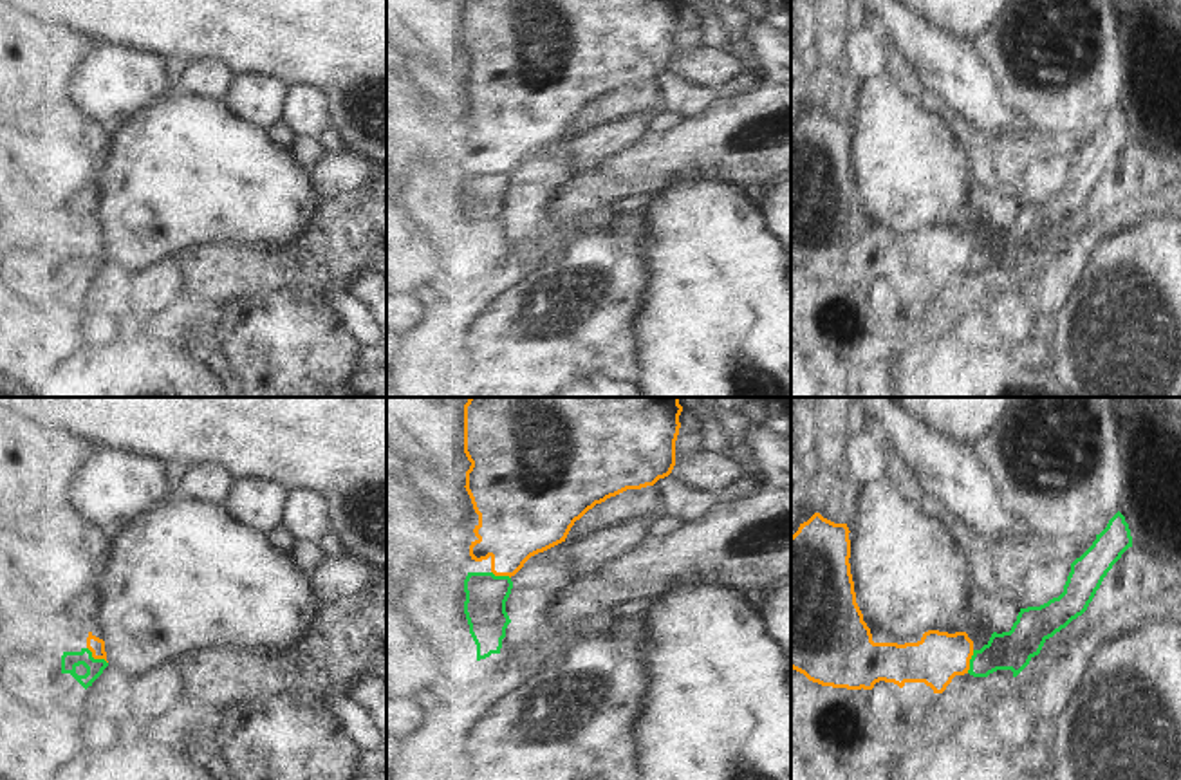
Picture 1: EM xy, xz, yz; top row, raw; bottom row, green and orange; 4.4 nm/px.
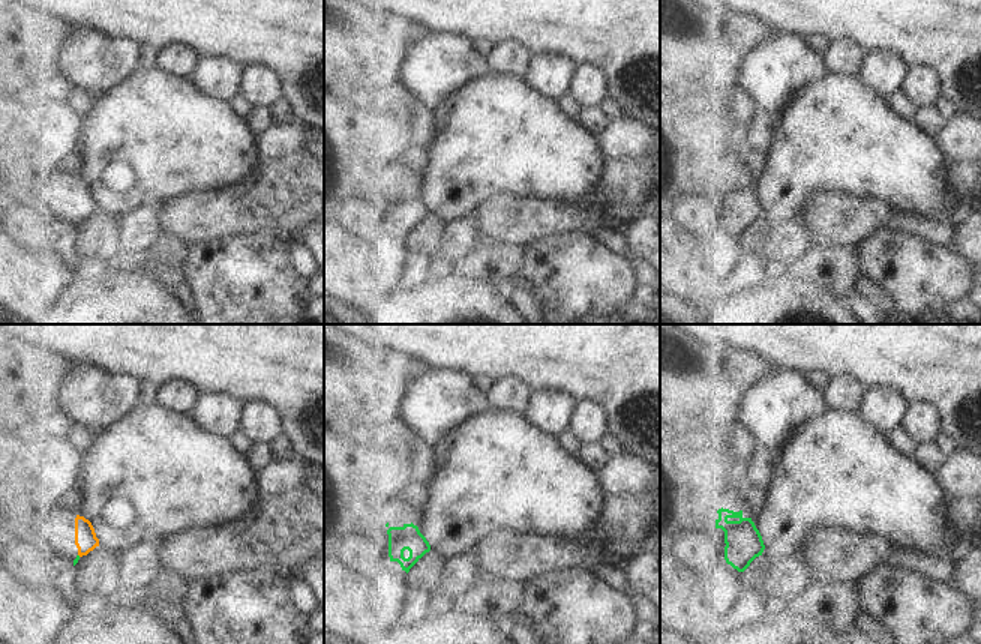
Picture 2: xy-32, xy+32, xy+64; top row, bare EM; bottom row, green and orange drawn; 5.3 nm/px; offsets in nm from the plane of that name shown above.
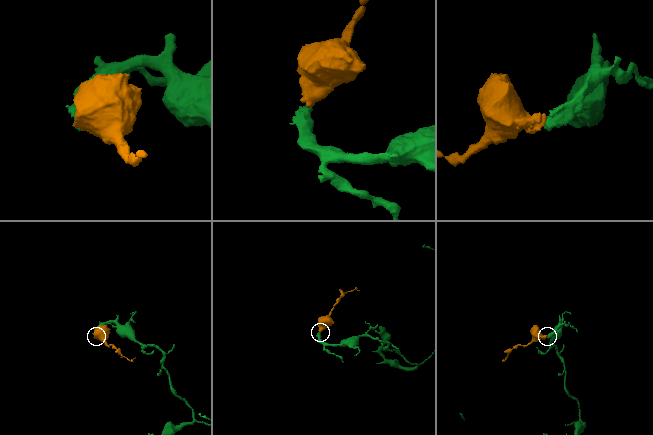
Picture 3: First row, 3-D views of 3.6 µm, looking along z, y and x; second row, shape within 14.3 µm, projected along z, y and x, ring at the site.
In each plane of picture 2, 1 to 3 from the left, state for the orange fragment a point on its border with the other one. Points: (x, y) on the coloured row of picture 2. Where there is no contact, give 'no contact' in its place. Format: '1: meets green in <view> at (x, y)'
1: no contact
2: no contact
3: no contact

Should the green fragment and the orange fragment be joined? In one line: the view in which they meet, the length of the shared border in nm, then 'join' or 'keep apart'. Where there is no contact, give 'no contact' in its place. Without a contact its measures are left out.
xy | 120 nm | keep apart

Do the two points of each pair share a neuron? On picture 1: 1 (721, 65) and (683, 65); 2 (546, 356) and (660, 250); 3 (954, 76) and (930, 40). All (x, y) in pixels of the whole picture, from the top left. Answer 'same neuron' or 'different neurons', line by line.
1: same neuron
2: different neurons
3: same neuron

